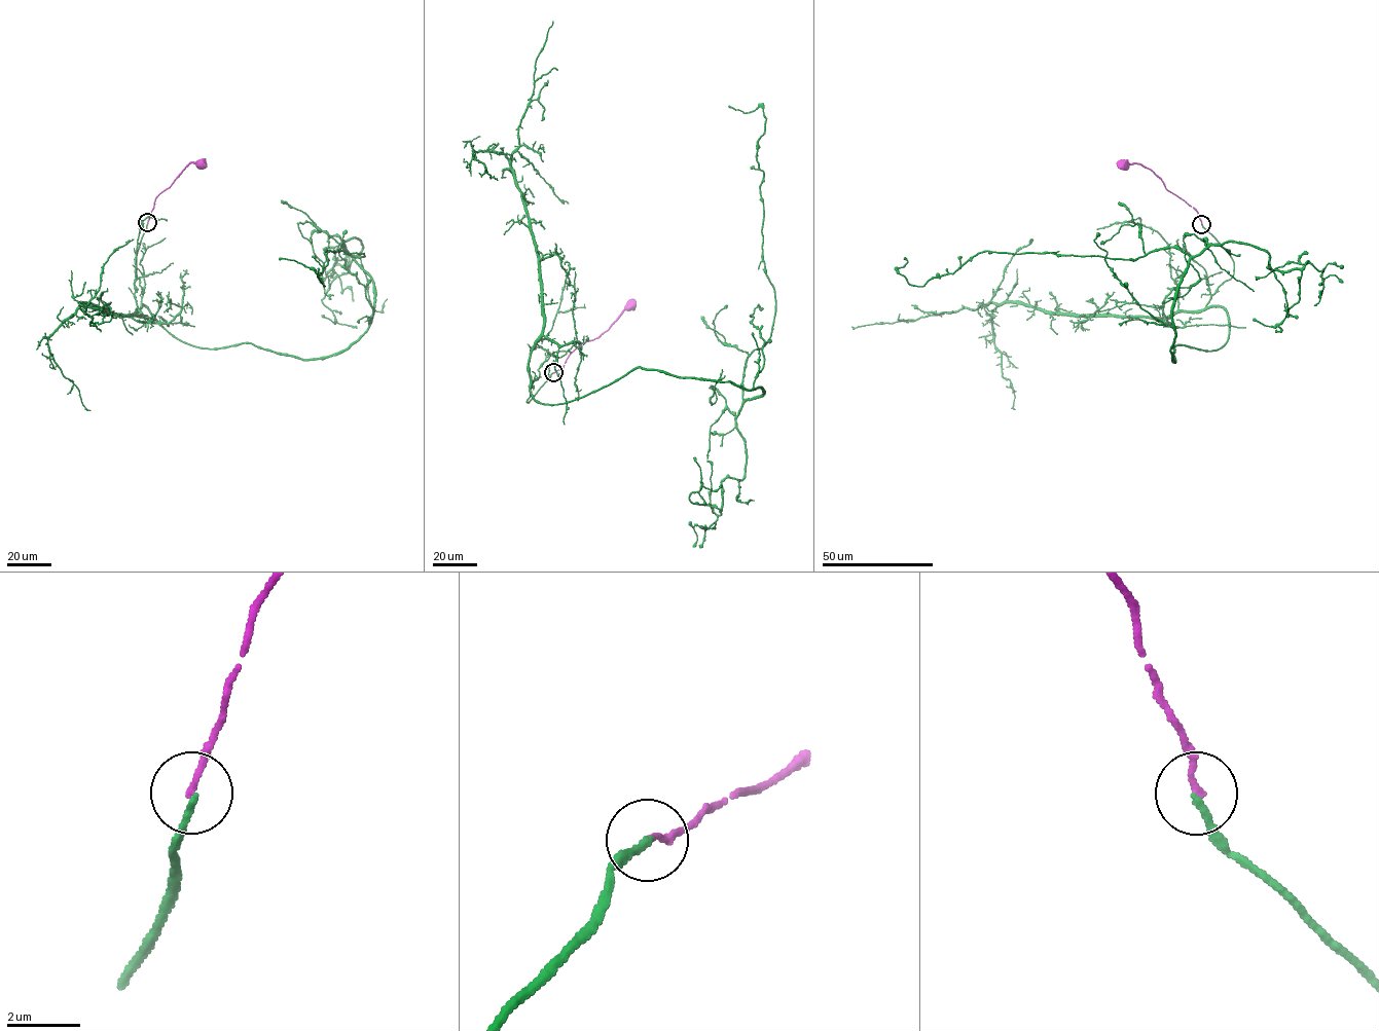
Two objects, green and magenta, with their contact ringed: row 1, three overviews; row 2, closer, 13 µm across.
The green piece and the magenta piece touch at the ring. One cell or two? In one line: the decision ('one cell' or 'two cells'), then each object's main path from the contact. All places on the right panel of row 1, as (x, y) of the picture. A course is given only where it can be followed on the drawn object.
two cells | green via (1201, 224), (1233, 263), (1206, 306), (1229, 330), (1175, 361), (1177, 249), (984, 251), (922, 286), (904, 259) | magenta via (1201, 224), (1198, 212), (1166, 188), (1150, 170), (1138, 163), (1124, 168), (1123, 164)

